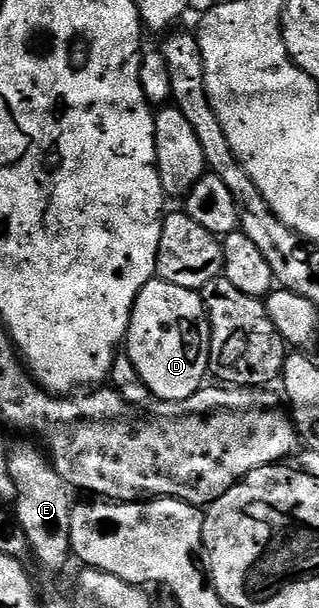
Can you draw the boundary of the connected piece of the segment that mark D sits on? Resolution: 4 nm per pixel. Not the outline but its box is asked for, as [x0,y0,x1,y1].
[126,277,211,402]

